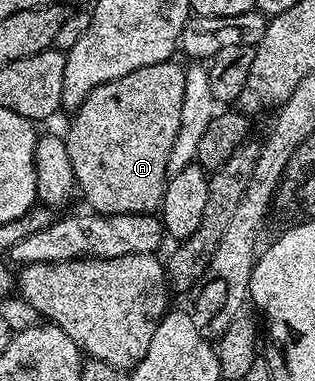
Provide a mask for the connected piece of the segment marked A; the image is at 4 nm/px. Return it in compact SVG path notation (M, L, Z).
M166 60L165 62L157 62L153 66L141 66L141 70L133 70L133 74L125 74L113 82L105 82L94 88L89 94L89 98L85 98L85 102L81 102L81 106L74 109L72 116L75 117L72 118L67 132L65 131L65 139L69 150L69 162L73 162L75 183L81 196L83 192L84 198L87 199L86 207L90 211L100 216L120 216L121 214L146 216L160 211L163 202L163 190L167 187L169 179L167 175L169 150L173 150L173 138L177 138L177 126L181 126L181 98L185 98L185 68L182 63L180 65L175 63Z

